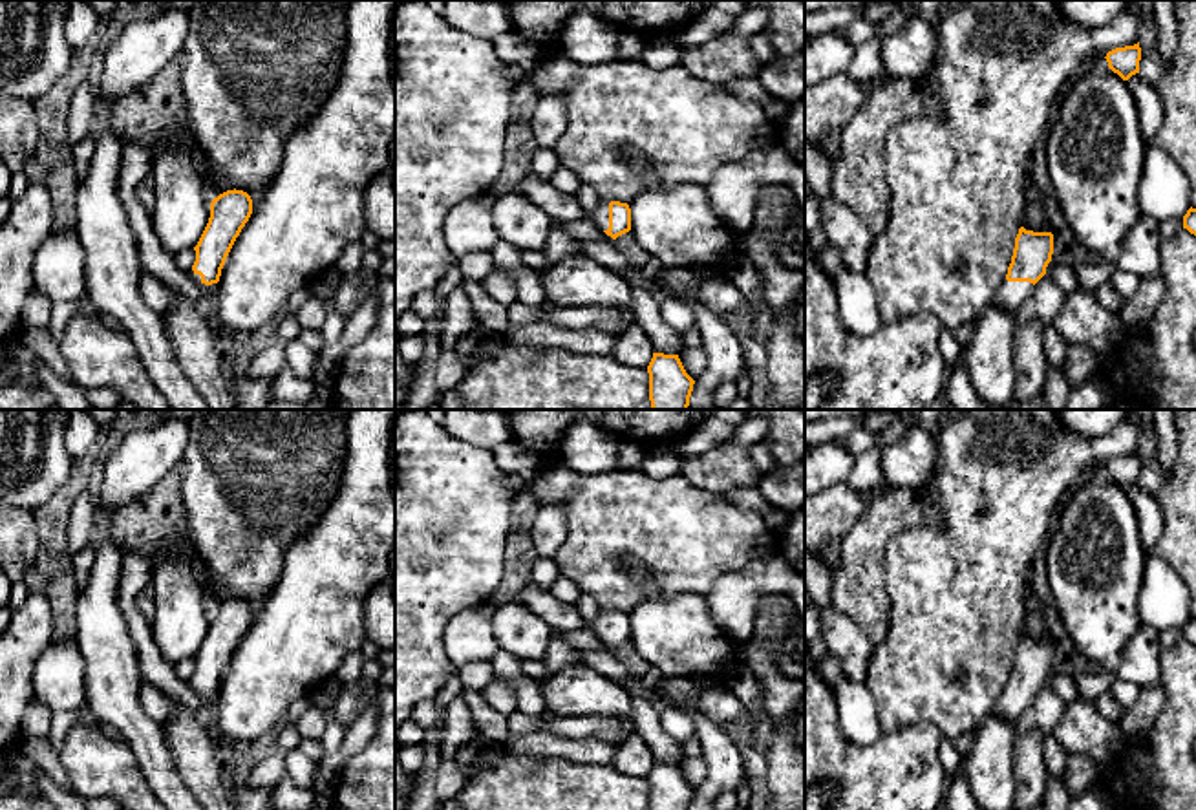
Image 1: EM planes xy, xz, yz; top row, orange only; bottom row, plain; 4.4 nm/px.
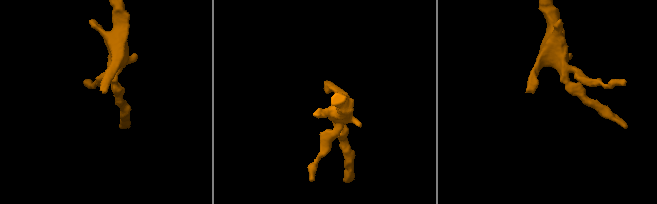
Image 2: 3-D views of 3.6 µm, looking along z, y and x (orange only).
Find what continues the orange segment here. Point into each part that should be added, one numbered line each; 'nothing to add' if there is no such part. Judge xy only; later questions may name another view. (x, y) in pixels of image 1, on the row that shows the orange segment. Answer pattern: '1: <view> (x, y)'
1: xy (209, 289)

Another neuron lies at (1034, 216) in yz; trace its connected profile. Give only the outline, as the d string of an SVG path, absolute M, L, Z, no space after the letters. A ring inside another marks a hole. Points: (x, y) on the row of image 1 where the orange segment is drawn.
M1031 179L1026 183L1026 201L1020 216L1020 227L1033 232L1052 232L1052 225L1044 210L1042 199L1037 194Z

